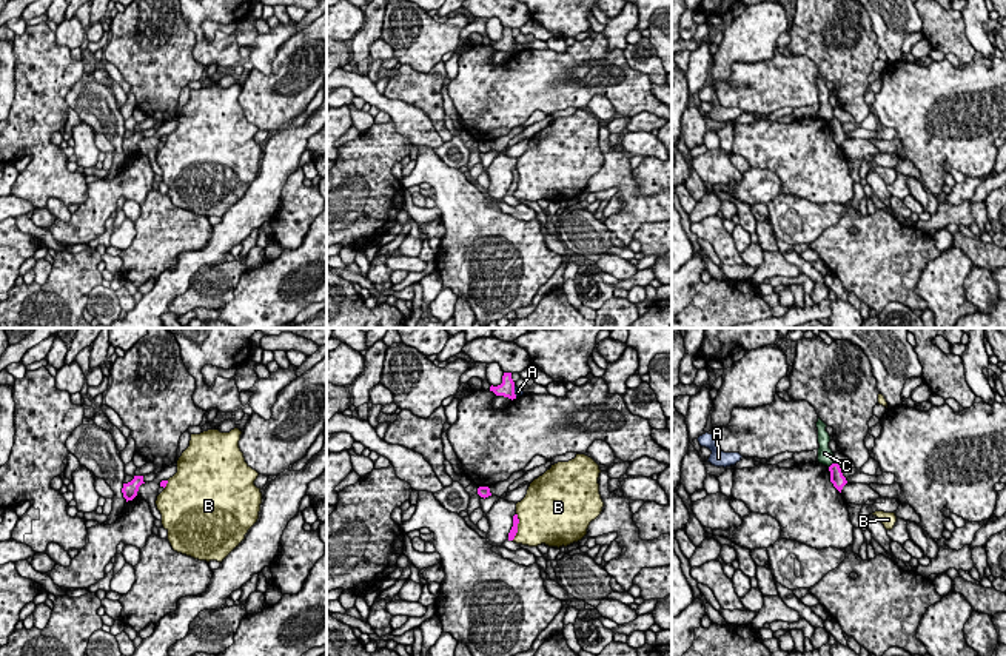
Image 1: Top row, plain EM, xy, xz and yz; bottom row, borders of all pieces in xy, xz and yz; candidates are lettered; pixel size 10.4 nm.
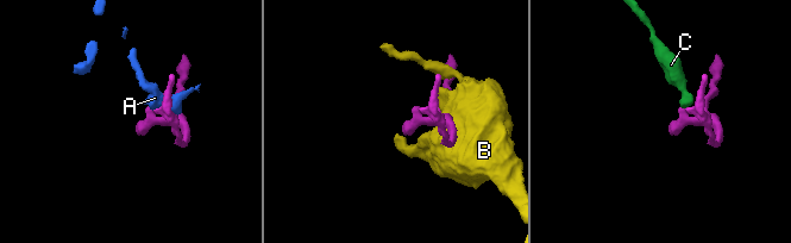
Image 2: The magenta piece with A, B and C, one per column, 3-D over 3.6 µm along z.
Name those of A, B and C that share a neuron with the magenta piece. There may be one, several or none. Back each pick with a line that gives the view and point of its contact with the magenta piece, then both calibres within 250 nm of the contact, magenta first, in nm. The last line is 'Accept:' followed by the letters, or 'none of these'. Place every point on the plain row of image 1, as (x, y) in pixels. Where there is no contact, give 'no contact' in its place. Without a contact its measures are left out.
Accept: none of these

